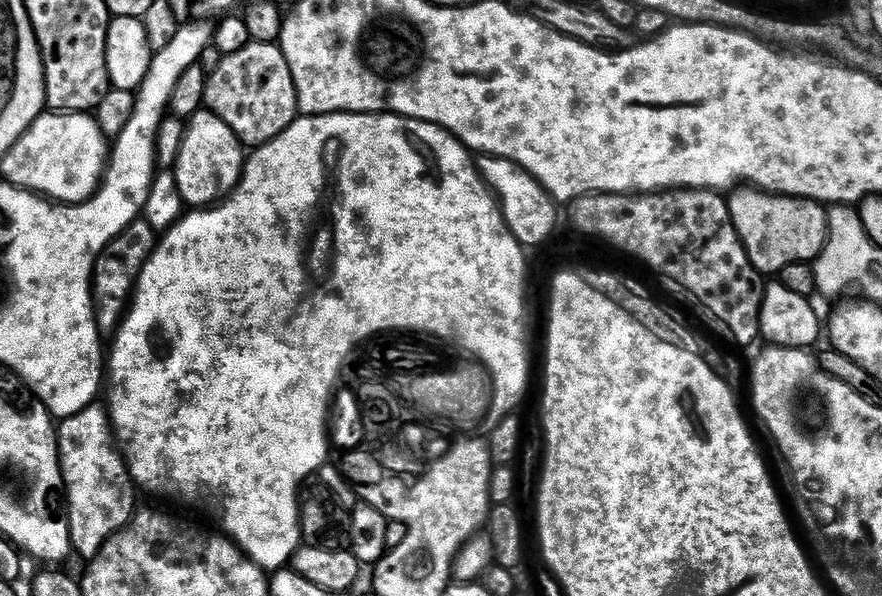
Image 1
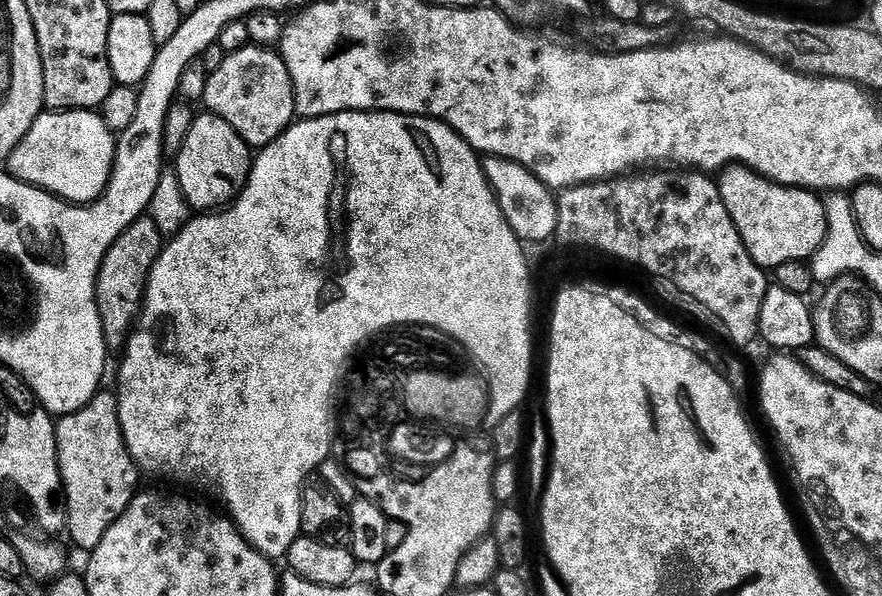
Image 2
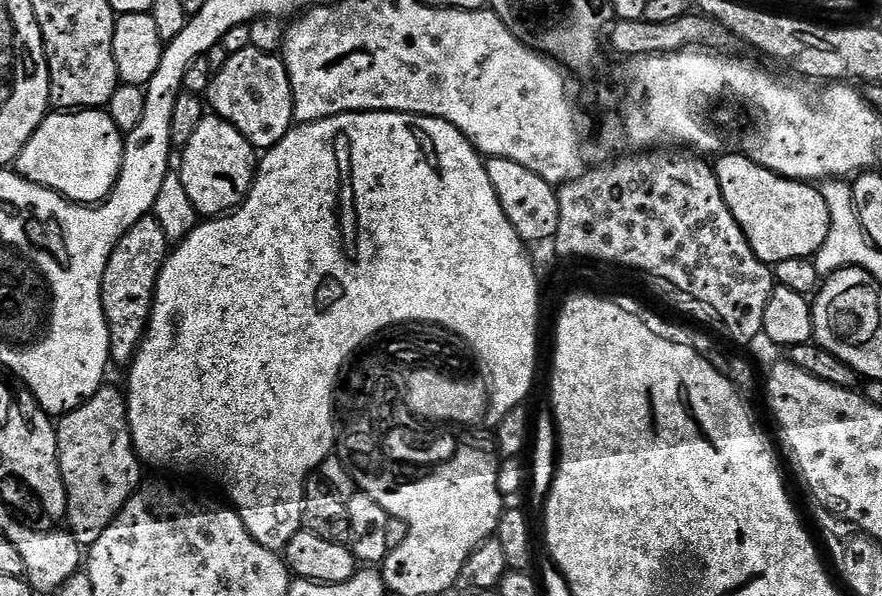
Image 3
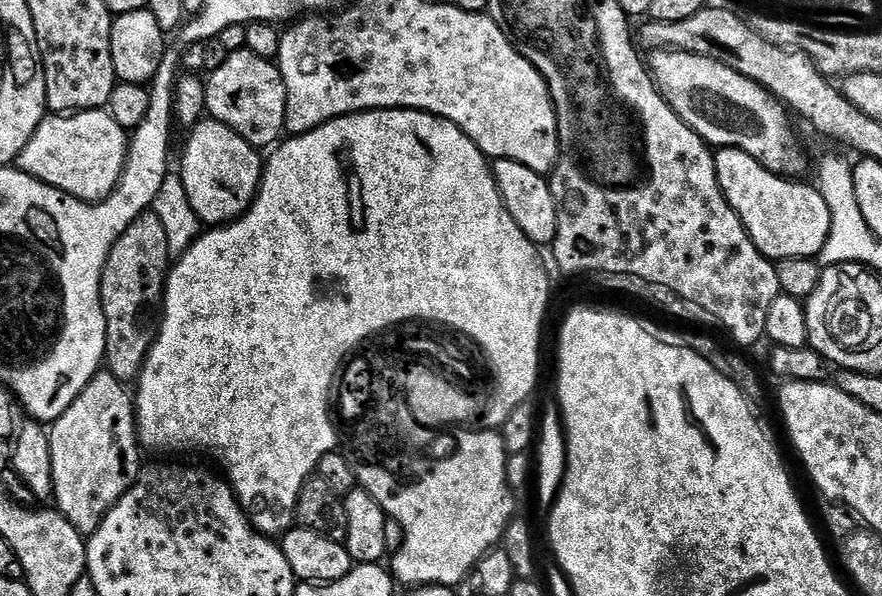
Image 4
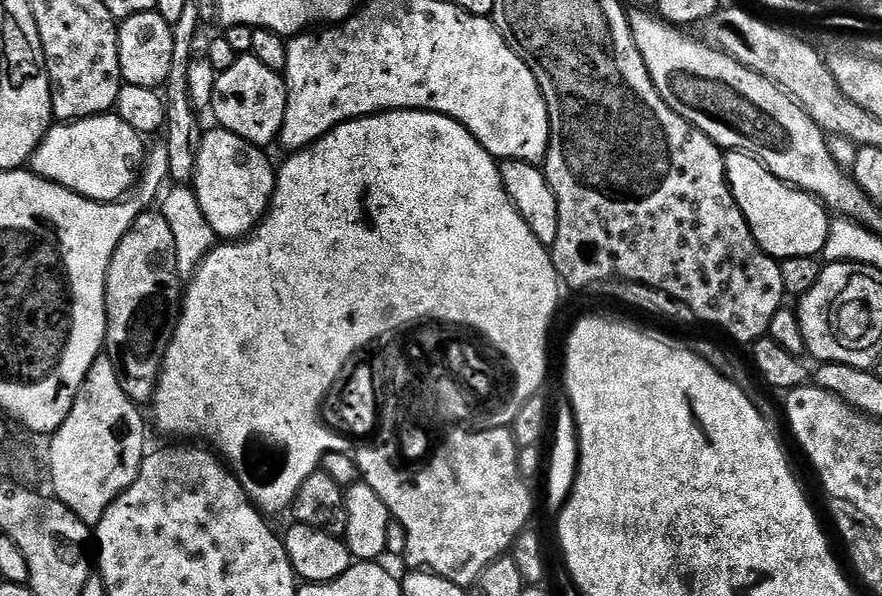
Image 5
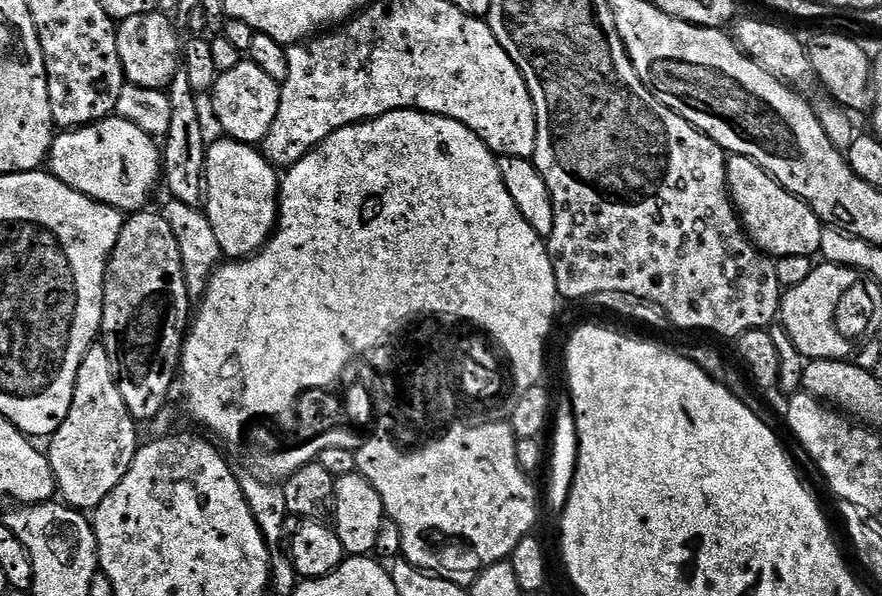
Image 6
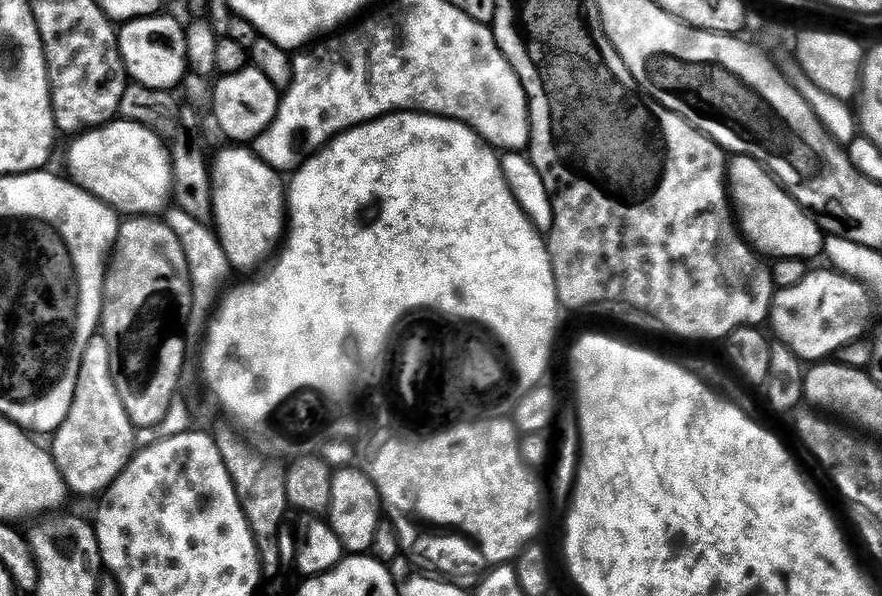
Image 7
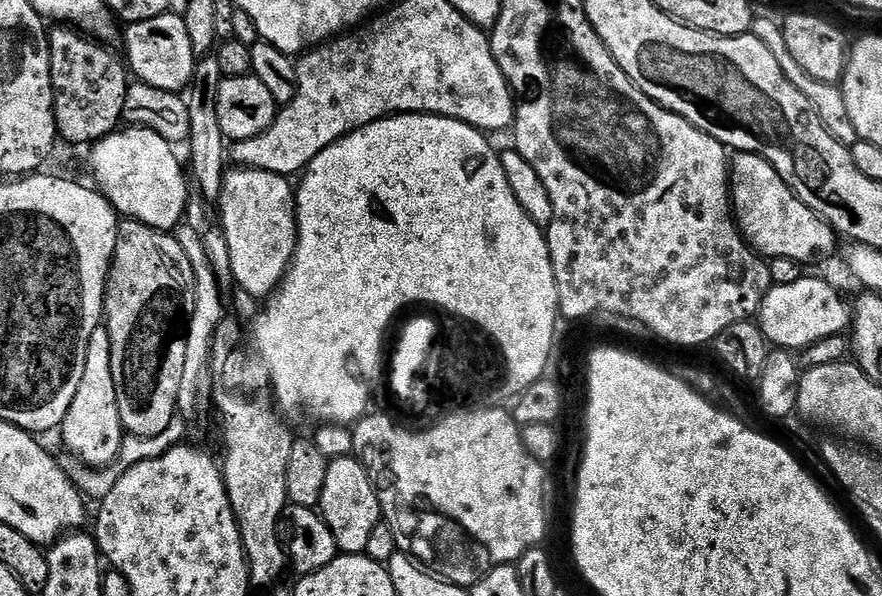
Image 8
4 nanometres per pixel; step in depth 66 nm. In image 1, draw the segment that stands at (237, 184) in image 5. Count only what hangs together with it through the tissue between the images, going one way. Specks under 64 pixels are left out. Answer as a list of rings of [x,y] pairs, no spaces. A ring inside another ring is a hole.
[[[207,110],[194,113],[184,133],[182,150],[174,169],[185,205],[212,206],[223,200],[239,184],[245,159],[245,145],[241,144],[234,130],[222,122],[222,118]]]

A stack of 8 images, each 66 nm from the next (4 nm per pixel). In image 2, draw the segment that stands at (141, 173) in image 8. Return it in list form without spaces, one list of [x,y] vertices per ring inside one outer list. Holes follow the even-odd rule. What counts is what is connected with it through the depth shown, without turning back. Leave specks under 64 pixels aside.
[[[73,110],[57,112],[41,111],[34,126],[22,138],[22,142],[11,152],[6,161],[6,168],[11,175],[23,182],[42,188],[53,196],[74,204],[86,204],[99,200],[108,187],[108,179],[112,177],[112,164],[118,151],[117,137],[108,129],[103,115],[96,110]]]

